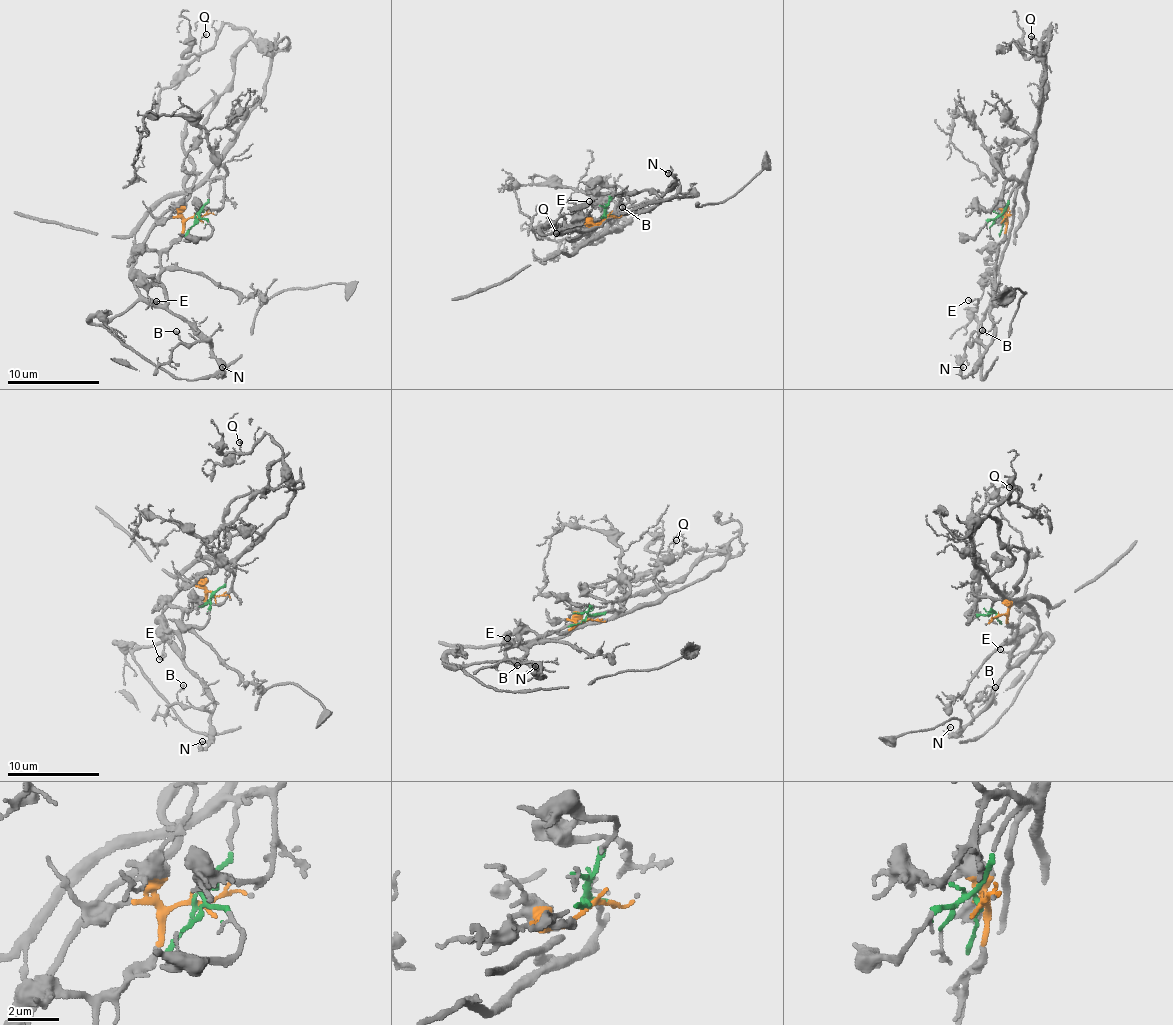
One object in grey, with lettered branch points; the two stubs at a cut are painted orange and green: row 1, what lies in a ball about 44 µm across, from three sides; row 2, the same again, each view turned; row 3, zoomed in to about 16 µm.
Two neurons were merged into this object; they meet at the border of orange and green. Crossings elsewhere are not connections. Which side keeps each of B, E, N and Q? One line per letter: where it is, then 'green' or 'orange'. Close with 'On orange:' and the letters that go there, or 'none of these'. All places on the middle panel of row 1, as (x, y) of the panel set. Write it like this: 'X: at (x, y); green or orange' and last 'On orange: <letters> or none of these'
B: at (622, 207); orange
E: at (589, 201); orange
N: at (668, 173); orange
Q: at (556, 233); green
On orange: B, E, N

